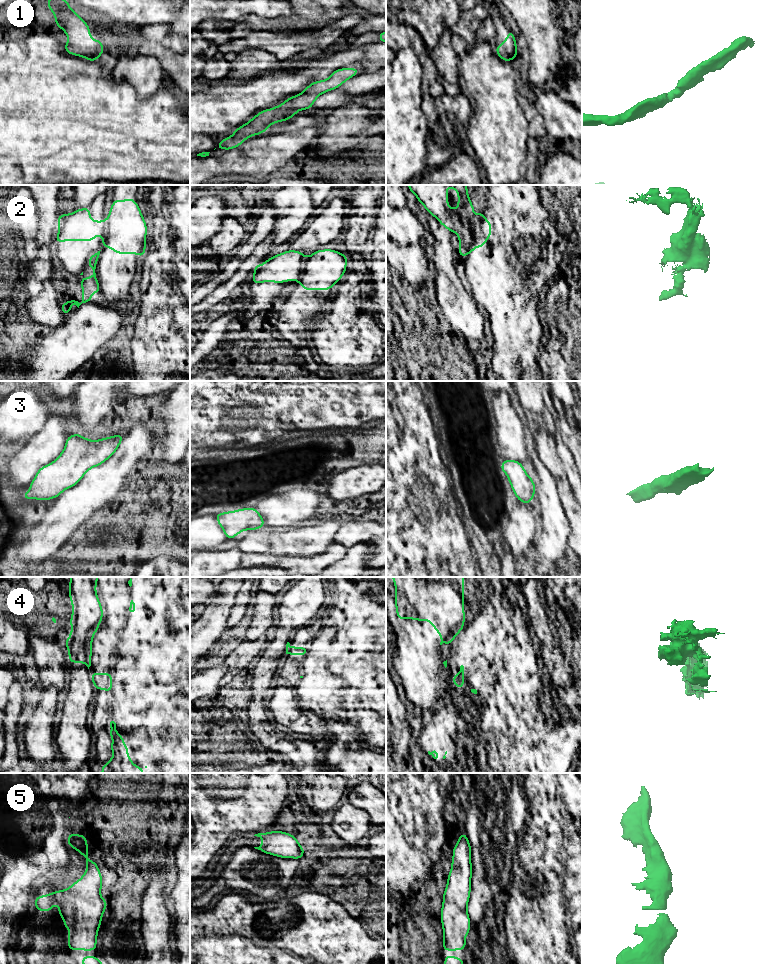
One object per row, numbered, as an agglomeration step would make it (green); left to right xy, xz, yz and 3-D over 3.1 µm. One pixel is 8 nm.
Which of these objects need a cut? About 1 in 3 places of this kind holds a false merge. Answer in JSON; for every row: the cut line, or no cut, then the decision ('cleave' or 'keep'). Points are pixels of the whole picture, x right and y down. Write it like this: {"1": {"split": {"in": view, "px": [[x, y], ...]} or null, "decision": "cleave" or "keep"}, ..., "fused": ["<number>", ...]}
{"1": {"split": null, "decision": "keep"}, "2": {"split": {"in": "yz", "px": [[473, 216], [468, 221], [472, 240], [467, 245], [466, 252]]}, "decision": "cleave"}, "3": {"split": null, "decision": "keep"}, "4": {"split": {"in": "xy", "px": [[93, 673], [92, 679]]}, "decision": "cleave"}, "5": {"split": null, "decision": "keep"}, "fused": ["2", "4"]}

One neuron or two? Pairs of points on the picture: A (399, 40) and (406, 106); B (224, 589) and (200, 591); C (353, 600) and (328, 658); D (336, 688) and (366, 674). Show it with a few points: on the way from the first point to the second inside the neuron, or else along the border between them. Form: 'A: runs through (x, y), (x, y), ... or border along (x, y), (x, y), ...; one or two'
A: border along (396, 52), (409, 48), (420, 62); two
B: border along (215, 591), (210, 598); two
C: runs through (343, 614), (328, 636), (328, 644); one
D: border along (343, 661), (343, 709); two

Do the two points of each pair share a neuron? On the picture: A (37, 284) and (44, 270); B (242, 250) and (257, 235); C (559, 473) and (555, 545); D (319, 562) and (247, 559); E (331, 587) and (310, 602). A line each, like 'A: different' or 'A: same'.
A: same
B: same
C: different
D: same
E: different

